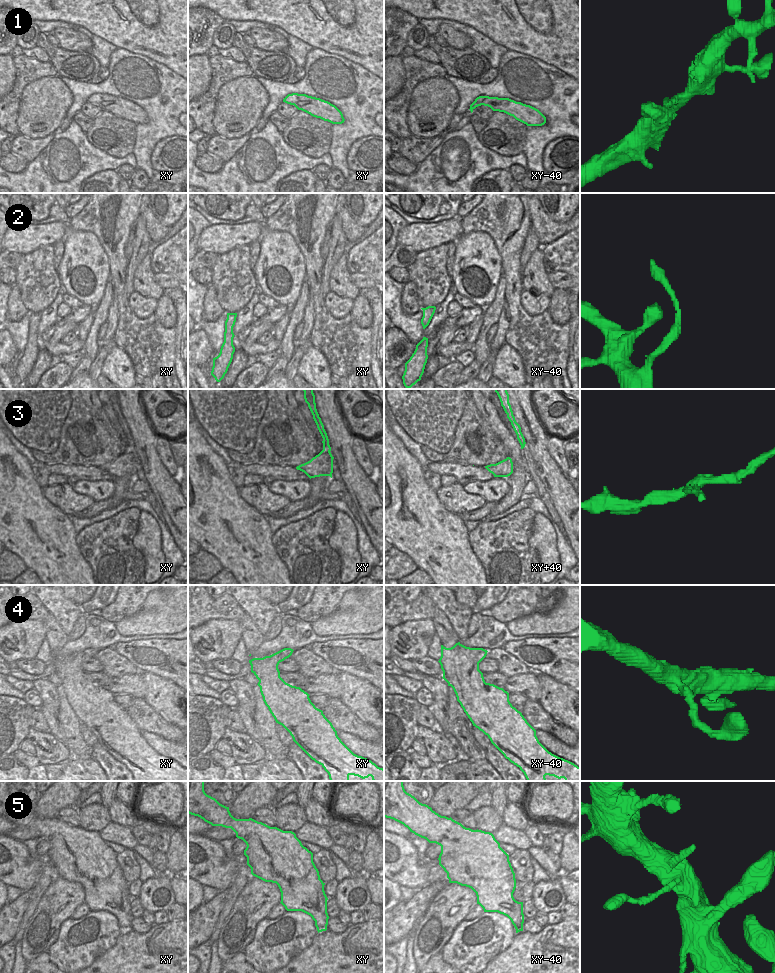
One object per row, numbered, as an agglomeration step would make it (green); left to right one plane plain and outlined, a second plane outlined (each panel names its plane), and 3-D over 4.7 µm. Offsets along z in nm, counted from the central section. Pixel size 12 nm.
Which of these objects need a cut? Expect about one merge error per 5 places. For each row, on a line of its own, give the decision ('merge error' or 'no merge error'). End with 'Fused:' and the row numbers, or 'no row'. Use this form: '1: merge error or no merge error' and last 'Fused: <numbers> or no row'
1: no merge error
2: no merge error
3: merge error
4: no merge error
5: no merge error
Fused: 3

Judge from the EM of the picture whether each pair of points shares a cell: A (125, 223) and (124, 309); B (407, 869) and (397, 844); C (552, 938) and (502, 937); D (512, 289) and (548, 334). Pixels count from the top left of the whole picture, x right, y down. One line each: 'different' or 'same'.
A: same
B: same
C: different
D: same

